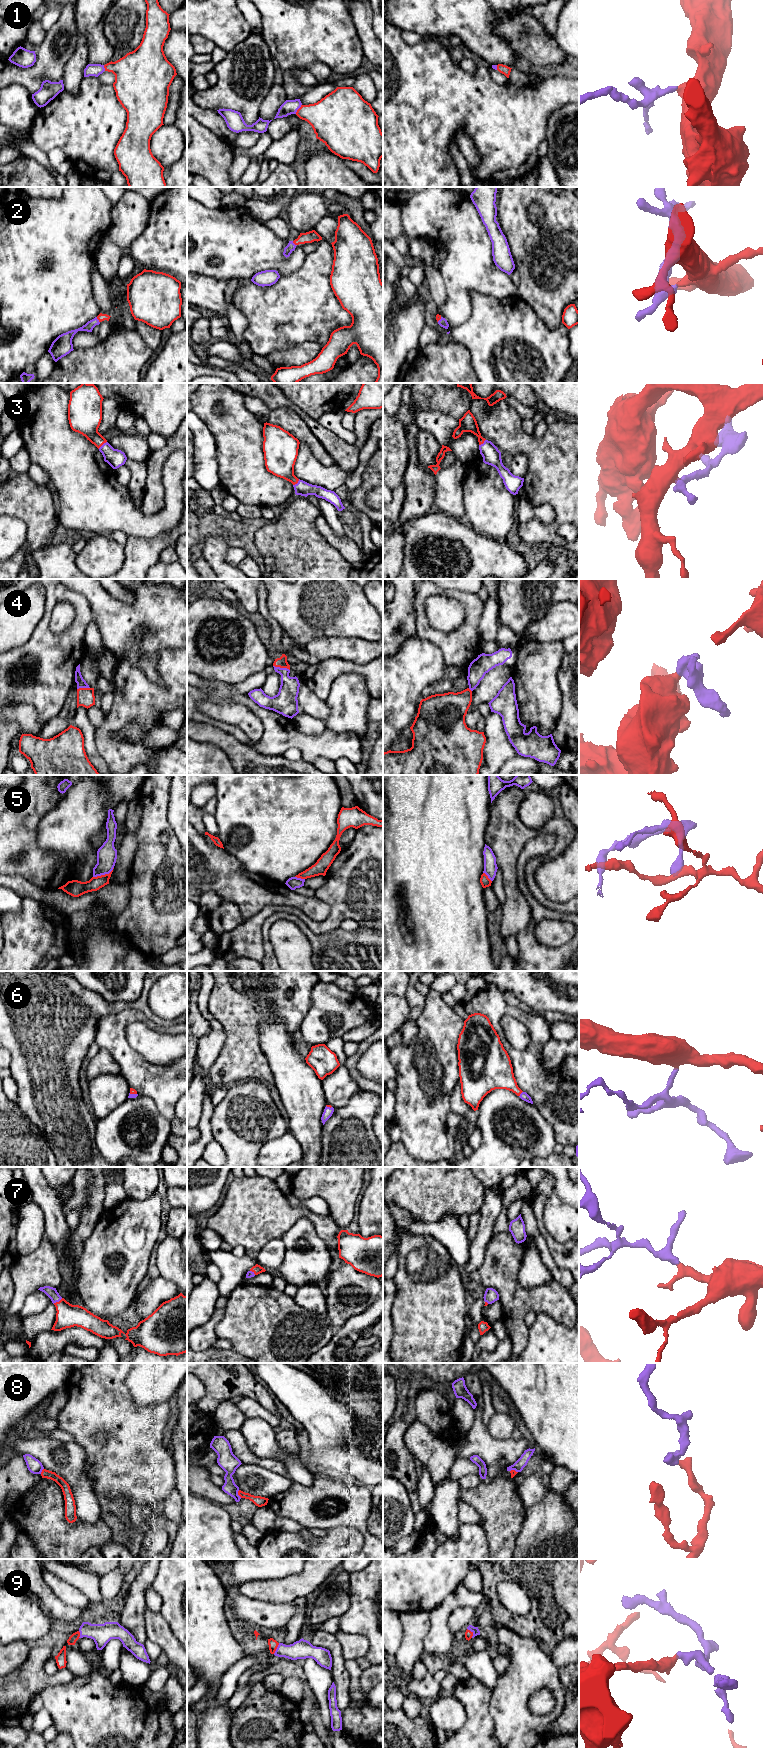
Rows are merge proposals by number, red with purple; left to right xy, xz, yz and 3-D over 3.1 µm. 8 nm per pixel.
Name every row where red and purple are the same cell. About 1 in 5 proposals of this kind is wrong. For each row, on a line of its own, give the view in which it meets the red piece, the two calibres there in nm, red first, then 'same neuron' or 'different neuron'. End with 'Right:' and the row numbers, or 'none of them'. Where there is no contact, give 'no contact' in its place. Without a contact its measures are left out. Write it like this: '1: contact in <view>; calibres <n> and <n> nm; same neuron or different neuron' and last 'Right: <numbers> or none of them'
1: contact in xz; calibres 300 and 120 nm; same neuron
2: contact in xy; calibres 70 and 70 nm; same neuron
3: contact in xy; calibres 260 and 150 nm; same neuron
4: contact in xz; calibres 90 and 160 nm; same neuron
5: contact in xy; calibres 140 and 160 nm; different neuron
6: contact in yz; calibres 260 and 70 nm; same neuron
7: contact in xy; calibres 190 and 90 nm; same neuron
8: contact in xz; calibres 90 and 120 nm; different neuron
9: contact in yz; calibres 60 and 60 nm; same neuron
Right: 1, 2, 3, 4, 6, 7, 9

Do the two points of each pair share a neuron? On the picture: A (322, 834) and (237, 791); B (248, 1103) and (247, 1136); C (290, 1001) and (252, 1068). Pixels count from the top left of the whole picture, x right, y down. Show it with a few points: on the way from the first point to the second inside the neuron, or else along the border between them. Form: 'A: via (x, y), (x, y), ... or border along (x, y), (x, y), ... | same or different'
A: via (301, 824), (285, 818), (272, 805), (258, 798) | same
B: via (248, 1111), (247, 1128) | same
C: via (270, 1007), (251, 1026), (251, 1048) | same

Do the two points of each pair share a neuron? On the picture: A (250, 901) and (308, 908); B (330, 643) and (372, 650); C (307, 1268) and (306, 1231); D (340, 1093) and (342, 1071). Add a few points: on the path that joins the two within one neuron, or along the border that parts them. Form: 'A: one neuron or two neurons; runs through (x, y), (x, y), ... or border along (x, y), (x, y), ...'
A: one neuron; runs through (264, 898), (294, 899)
B: one neuron; runs through (340, 647), (362, 650)
C: one neuron; runs through (307, 1259), (314, 1250), (314, 1246), (308, 1240)
D: one neuron; runs through (340, 1088), (341, 1076)

